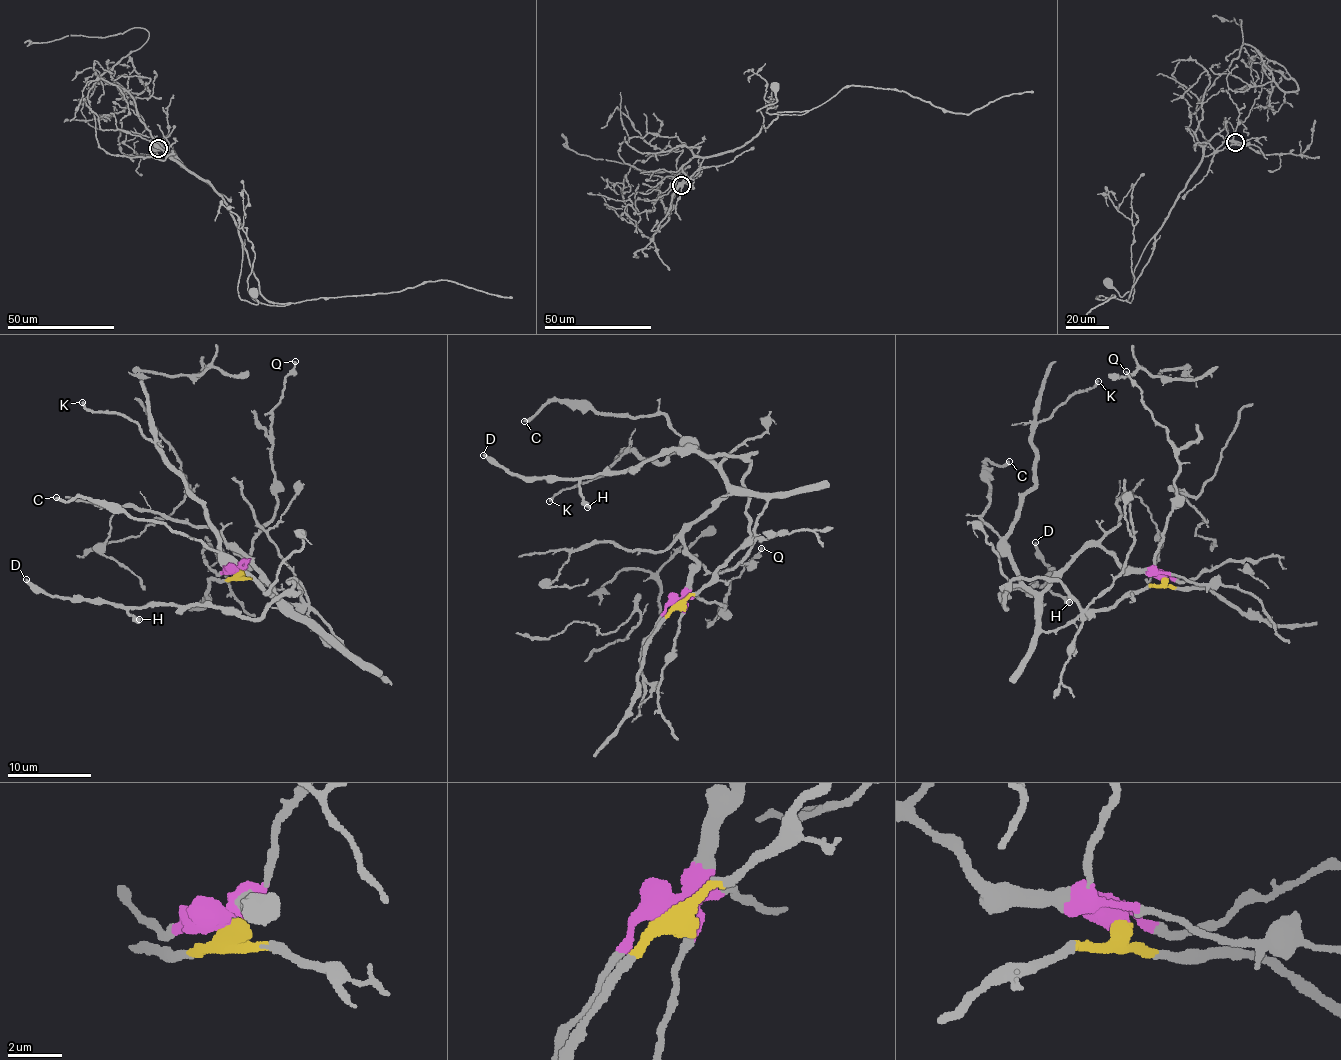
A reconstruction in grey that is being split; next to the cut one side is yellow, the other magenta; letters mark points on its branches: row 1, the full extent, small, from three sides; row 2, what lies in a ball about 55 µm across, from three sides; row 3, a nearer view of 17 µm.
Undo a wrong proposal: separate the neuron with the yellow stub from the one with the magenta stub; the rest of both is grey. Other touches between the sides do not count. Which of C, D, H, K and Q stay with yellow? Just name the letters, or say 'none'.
D, H

